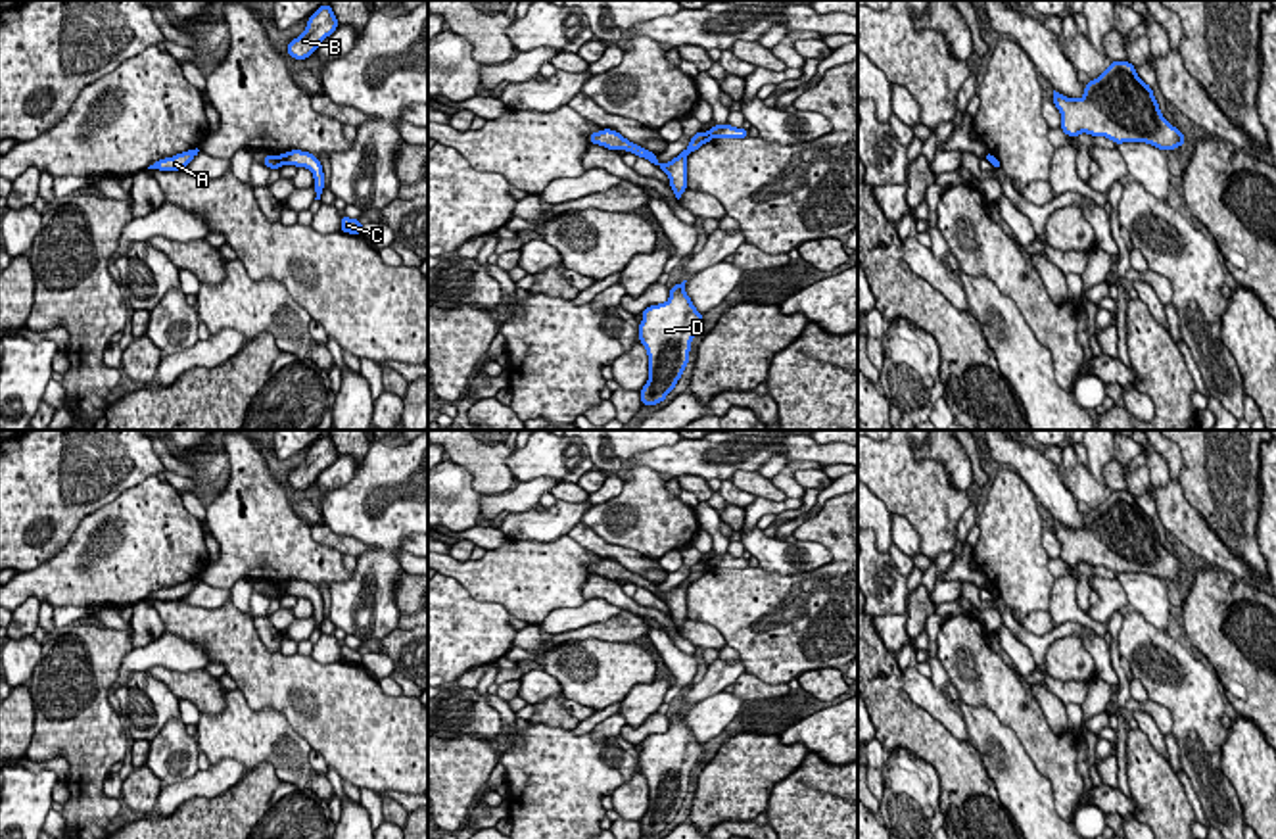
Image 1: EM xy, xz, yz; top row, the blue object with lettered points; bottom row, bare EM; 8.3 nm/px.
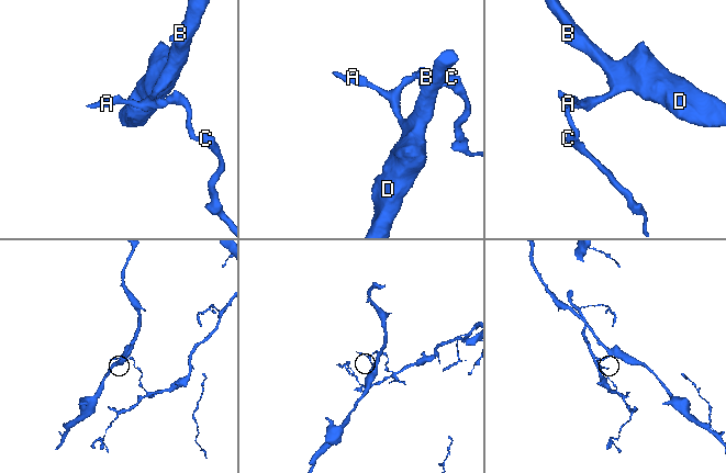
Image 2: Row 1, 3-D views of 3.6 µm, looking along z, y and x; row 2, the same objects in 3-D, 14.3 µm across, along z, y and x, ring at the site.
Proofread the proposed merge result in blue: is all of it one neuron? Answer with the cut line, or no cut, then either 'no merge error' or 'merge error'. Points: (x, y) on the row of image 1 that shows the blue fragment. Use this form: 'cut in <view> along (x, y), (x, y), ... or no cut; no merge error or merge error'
cut in xz along (707, 133), (712, 137); merge error

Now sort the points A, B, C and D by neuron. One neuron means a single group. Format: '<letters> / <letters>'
A B D / C

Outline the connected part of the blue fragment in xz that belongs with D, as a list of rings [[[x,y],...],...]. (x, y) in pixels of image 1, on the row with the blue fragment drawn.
[[[685,282],[670,288],[666,303],[649,305],[641,315],[639,340],[649,355],[649,380],[641,405],[658,405],[673,392],[689,363],[693,338],[700,332],[702,313],[685,292]]]

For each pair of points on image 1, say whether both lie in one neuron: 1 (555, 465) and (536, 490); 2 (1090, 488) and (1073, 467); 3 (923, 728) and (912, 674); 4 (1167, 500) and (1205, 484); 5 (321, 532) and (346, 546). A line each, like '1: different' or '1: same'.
1: different
2: same
3: different
4: different
5: same

